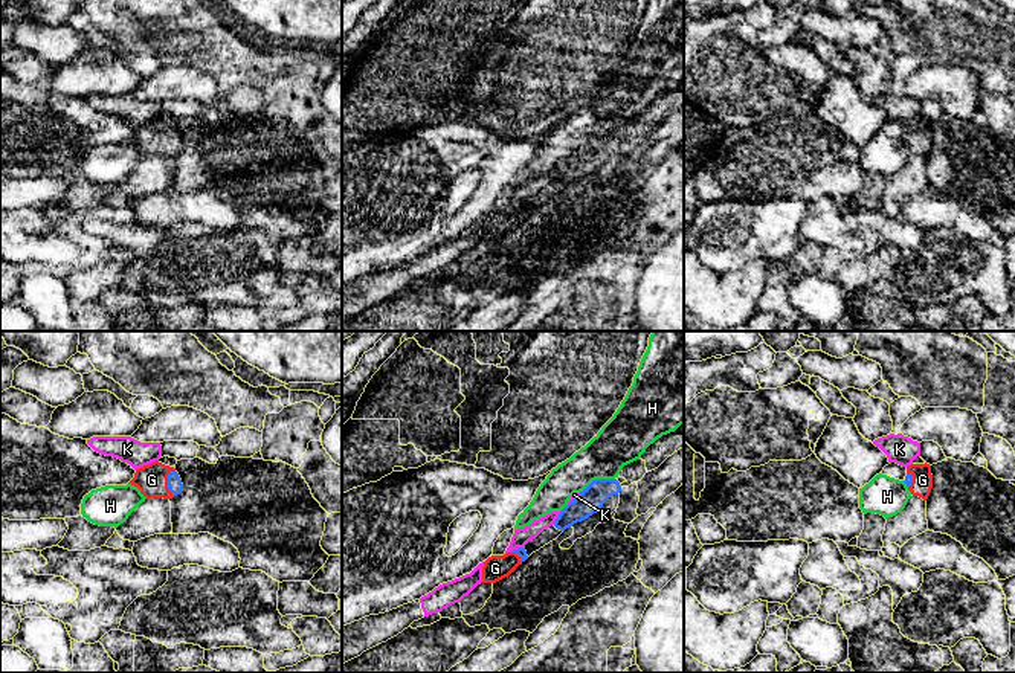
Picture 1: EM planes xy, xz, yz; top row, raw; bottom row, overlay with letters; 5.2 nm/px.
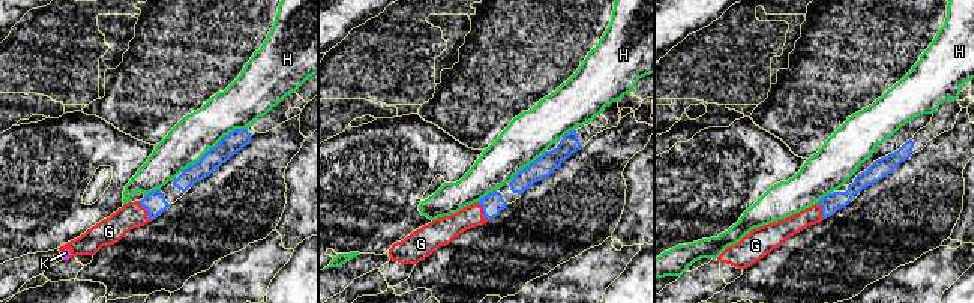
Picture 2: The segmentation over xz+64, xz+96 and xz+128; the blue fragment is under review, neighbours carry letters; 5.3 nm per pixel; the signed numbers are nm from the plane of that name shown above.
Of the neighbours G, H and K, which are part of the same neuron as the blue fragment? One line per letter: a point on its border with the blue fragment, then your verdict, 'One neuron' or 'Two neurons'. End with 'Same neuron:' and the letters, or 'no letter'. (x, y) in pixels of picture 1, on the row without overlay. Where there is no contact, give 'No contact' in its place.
G: Touches blue at xy (168, 142). One neuron
H: Touches blue at xz (597, 138). Two neurons
K: Touches blue at xz (557, 176). Two neurons
Same neuron: G

